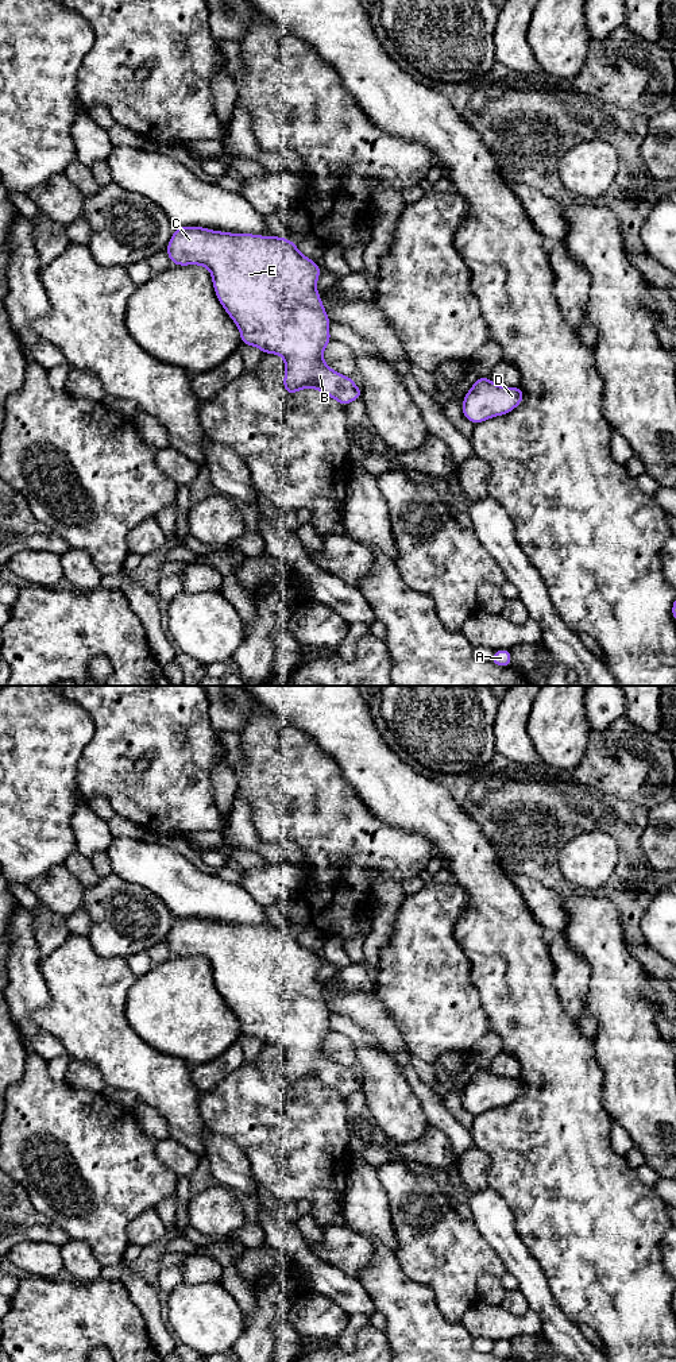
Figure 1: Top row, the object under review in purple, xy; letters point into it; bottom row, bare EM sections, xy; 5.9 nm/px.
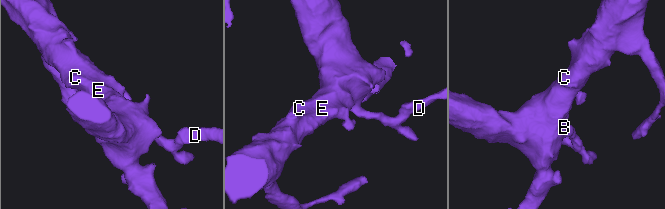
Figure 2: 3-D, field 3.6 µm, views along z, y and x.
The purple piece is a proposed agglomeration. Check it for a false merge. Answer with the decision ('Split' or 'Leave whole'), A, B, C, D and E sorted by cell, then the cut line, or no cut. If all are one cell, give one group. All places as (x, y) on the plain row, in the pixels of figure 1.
Leave whole. Groups: A B C D E. No split

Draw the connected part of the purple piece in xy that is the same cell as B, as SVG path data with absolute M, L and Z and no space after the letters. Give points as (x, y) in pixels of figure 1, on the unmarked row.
M177 918L165 942L171 956L198 956L210 962L216 988L239 1019L240 1034L283 1049L283 1081L287 1085L312 1079L343 1097L363 1087L363 1079L358 1080L354 1069L339 1065L324 1053L324 1041L332 1029L331 1011L317 984L321 960L293 931L205 918Z

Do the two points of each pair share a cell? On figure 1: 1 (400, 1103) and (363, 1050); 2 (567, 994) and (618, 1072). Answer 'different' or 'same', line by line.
1: same
2: different

